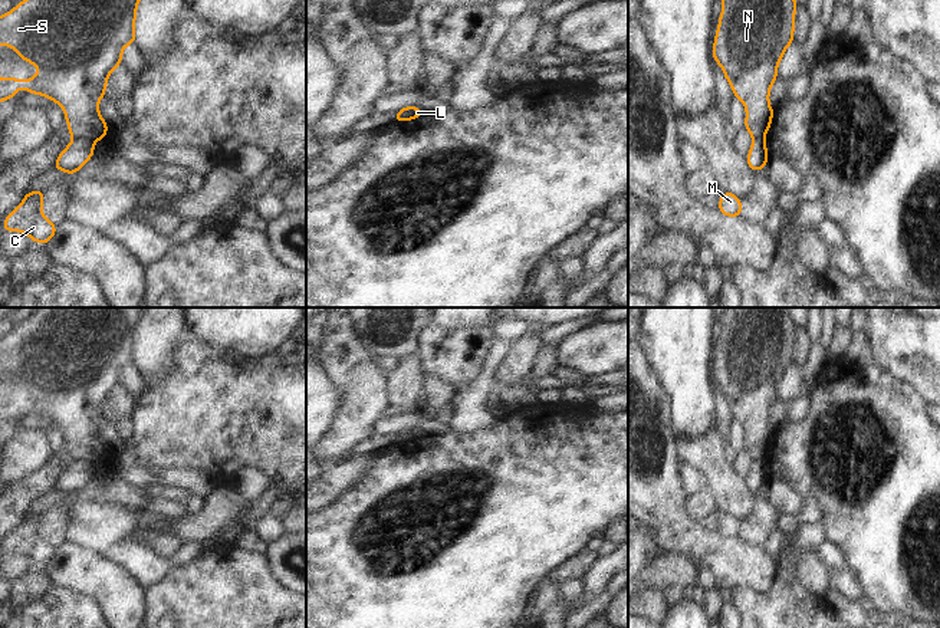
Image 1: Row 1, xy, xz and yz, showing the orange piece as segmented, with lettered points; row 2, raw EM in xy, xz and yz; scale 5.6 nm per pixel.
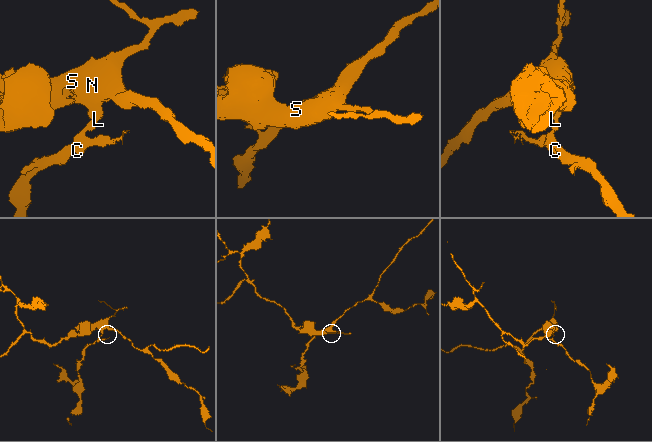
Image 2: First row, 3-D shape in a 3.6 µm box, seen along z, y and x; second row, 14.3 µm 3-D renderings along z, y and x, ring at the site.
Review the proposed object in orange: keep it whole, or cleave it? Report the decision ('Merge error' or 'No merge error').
Merge error.

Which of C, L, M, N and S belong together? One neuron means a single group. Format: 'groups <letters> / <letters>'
groups C M / L N S

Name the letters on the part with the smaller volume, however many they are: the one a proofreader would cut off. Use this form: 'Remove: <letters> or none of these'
Remove: C, M

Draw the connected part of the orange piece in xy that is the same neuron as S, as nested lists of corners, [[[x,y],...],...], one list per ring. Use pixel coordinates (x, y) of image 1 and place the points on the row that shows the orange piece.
[[[23,0],[0,16],[0,46],[11,46],[40,73],[26,82],[0,78],[0,101],[14,98],[17,89],[43,95],[65,111],[73,139],[101,141],[108,125],[98,103],[105,96],[109,73],[122,63],[122,49],[135,43],[135,16],[139,0]]]

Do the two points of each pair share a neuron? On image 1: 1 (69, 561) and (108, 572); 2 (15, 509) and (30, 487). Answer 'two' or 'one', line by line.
1: one
2: one

